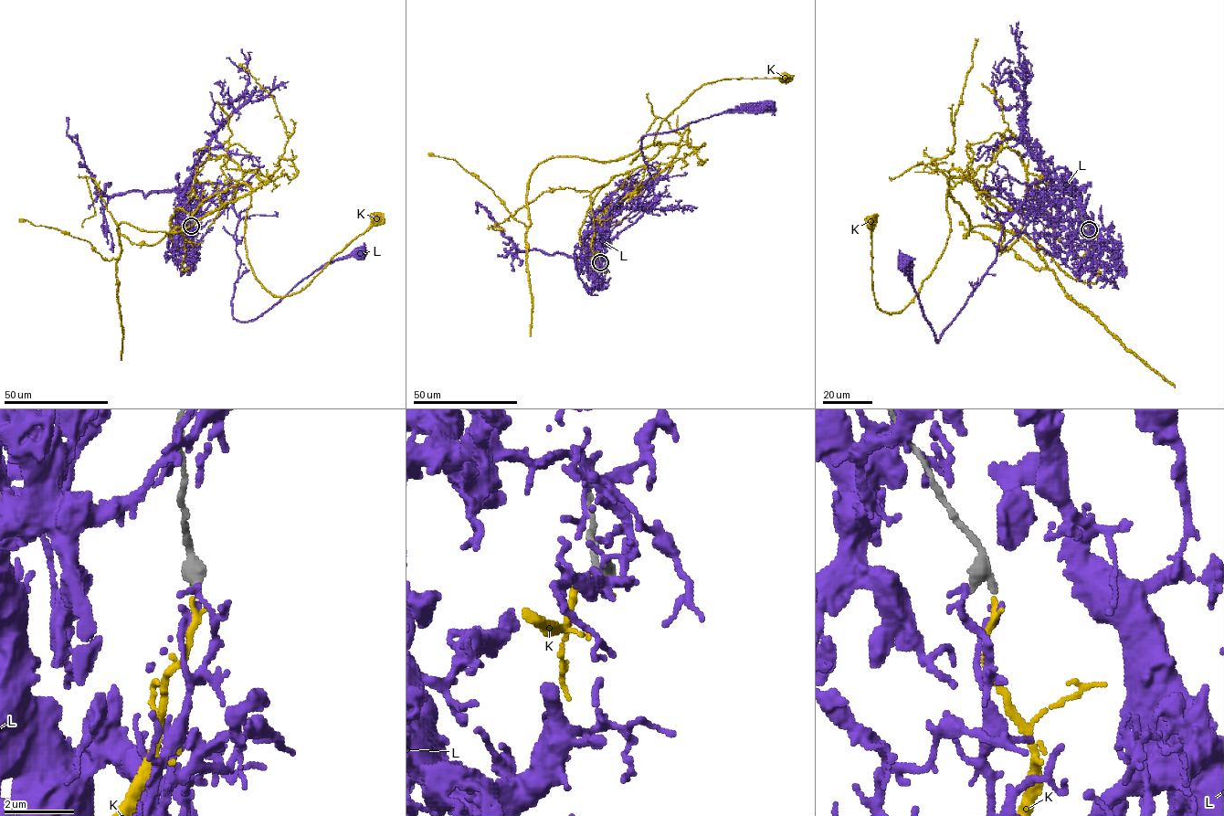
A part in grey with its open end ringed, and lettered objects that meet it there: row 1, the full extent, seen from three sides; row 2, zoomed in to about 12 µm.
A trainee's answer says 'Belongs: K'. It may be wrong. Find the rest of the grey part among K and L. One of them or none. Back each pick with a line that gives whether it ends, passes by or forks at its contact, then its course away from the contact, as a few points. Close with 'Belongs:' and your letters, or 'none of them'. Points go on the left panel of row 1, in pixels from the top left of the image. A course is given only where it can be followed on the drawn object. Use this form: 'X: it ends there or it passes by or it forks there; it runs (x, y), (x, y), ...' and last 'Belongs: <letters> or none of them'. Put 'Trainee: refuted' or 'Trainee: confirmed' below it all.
K: it ends there; it runs (191, 226), (179, 249), (177, 207), (192, 212), (246, 183), (247, 258), (282, 297), (375, 217)
Belongs: K
Trainee: confirmed

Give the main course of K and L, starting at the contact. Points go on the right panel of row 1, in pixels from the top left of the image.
K: (1089, 229), (1080, 258), (1037, 210), (1001, 214), (962, 179), (935, 268), (889, 312), (874, 298), (871, 219)
L: (1087, 229), (1088, 254), (1103, 240), (1072, 185), (1036, 181), (1004, 222), (997, 259), (936, 342), (901, 259)

